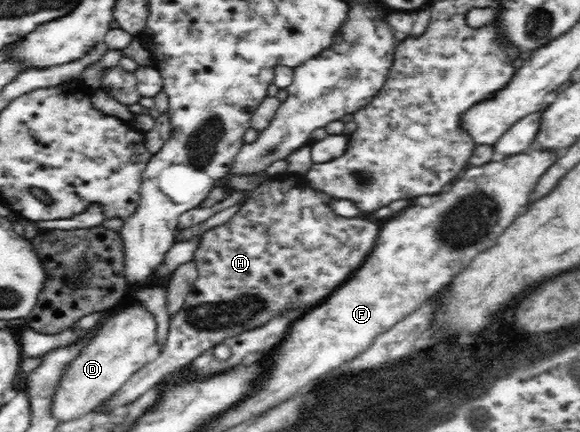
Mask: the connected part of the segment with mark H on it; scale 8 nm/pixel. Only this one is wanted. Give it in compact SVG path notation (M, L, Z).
M285 175L271 178L261 182L249 193L248 201L228 221L207 229L200 236L199 246L192 258L198 277L180 312L170 318L168 336L161 348L160 358L145 364L114 395L98 406L107 410L108 415L119 406L135 402L167 375L189 365L202 352L213 349L222 340L263 326L275 314L281 314L289 308L299 308L303 313L307 306L331 294L363 264L379 236L379 226L375 222L360 215L351 218L337 215L329 205L333 197L313 189L311 185L299 188L296 177Z

